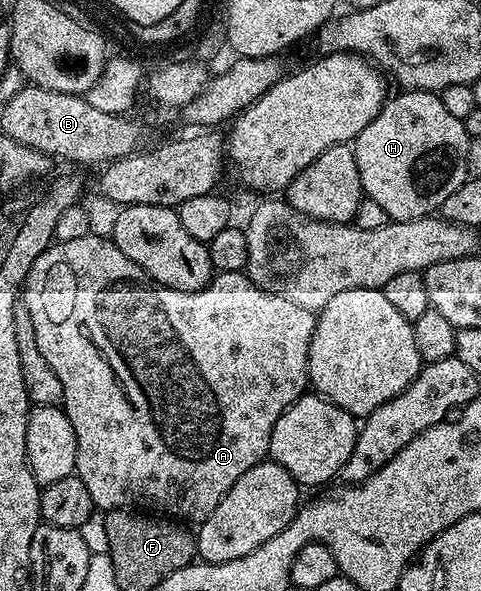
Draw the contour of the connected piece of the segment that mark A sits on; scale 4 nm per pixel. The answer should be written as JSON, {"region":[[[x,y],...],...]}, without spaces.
{"region":[[[89,233],[76,240],[53,242],[44,250],[42,257],[30,265],[30,273],[22,285],[22,307],[30,313],[30,321],[34,321],[34,337],[38,341],[38,349],[42,349],[42,357],[46,357],[50,369],[58,373],[58,381],[62,381],[62,406],[66,417],[70,417],[70,425],[74,425],[78,445],[74,473],[89,490],[93,508],[100,510],[101,507],[104,513],[137,507],[192,525],[203,523],[214,509],[218,509],[218,501],[230,493],[234,481],[238,481],[246,469],[254,469],[254,465],[269,458],[270,437],[278,417],[282,417],[284,410],[294,405],[294,401],[298,401],[310,387],[308,354],[316,328],[316,315],[310,309],[302,309],[302,305],[294,305],[294,301],[285,295],[264,290],[244,271],[219,272],[201,291],[175,291],[156,283],[141,267],[134,265],[134,261],[130,261],[130,257],[126,257],[111,238],[104,236],[103,239],[96,233]]]}

